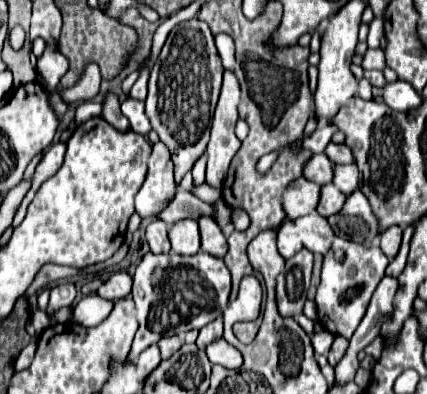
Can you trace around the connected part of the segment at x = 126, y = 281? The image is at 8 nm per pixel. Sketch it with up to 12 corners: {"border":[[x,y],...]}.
{"border":[[126,271],[113,272],[97,290],[105,300],[129,296],[133,278]]}

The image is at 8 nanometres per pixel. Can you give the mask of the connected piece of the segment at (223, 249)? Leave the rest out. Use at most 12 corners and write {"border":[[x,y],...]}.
{"border":[[199,218],[201,250],[223,258],[227,238],[213,218]]}

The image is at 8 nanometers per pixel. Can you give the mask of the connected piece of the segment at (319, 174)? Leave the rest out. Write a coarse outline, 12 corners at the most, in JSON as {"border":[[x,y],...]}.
{"border":[[315,154],[305,166],[305,178],[325,186],[333,182],[335,164]]}

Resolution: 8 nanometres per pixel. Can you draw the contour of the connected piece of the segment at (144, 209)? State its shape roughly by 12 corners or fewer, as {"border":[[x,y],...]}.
{"border":[[153,144],[135,196],[141,218],[155,218],[177,194],[171,152]]}

